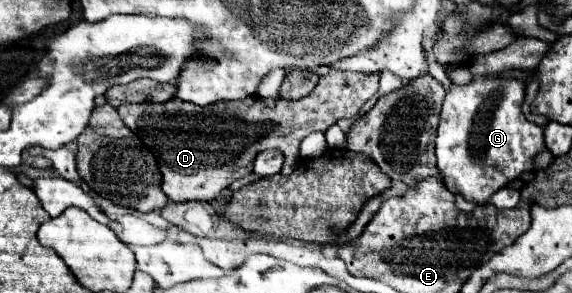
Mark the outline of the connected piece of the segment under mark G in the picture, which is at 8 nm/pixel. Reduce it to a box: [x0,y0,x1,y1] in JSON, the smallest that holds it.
[437,79,545,203]

